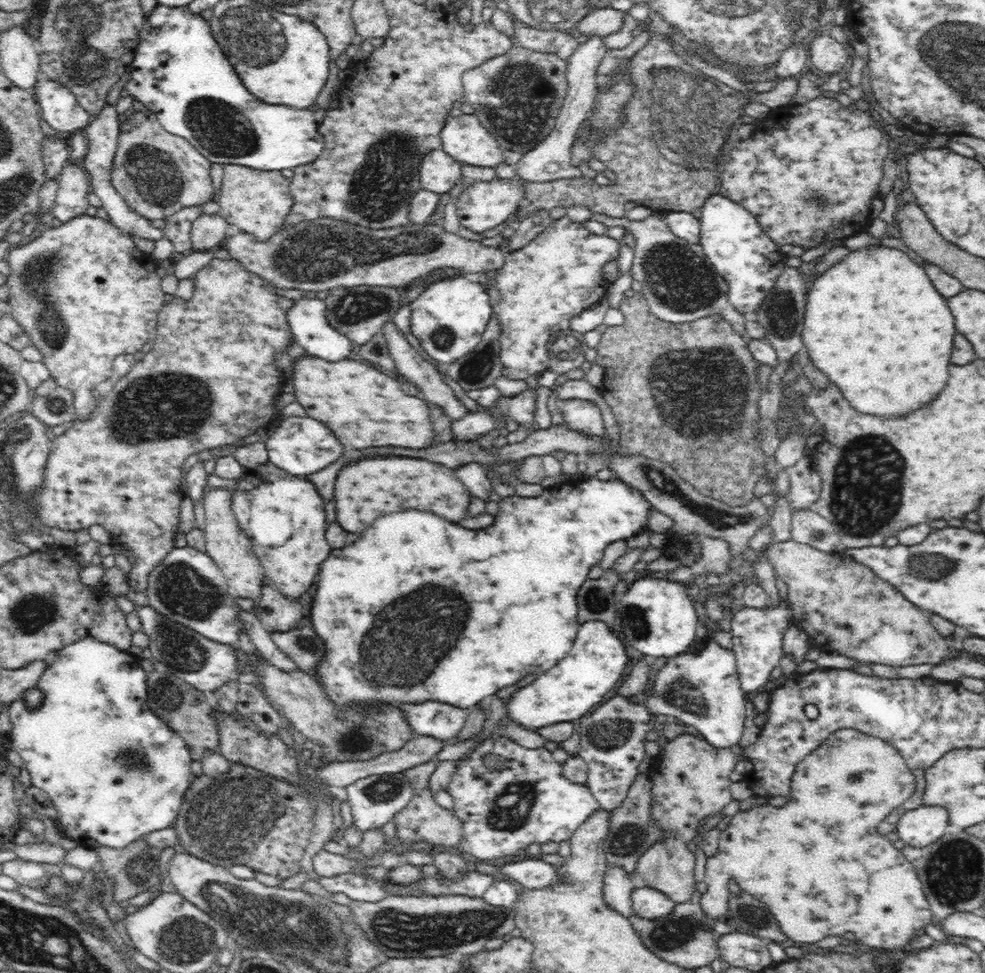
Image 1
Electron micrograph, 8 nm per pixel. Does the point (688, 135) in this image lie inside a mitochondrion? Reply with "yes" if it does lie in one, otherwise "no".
yes

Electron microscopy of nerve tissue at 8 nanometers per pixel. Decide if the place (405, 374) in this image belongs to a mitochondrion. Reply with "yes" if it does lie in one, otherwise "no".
no

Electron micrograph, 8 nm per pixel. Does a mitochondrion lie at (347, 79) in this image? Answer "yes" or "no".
no

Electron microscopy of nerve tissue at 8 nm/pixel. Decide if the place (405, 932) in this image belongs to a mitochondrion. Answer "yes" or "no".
yes

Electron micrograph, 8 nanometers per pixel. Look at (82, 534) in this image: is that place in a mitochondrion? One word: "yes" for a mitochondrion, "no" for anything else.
no

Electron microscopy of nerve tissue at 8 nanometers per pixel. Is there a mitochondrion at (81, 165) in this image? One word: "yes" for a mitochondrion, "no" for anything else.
no

